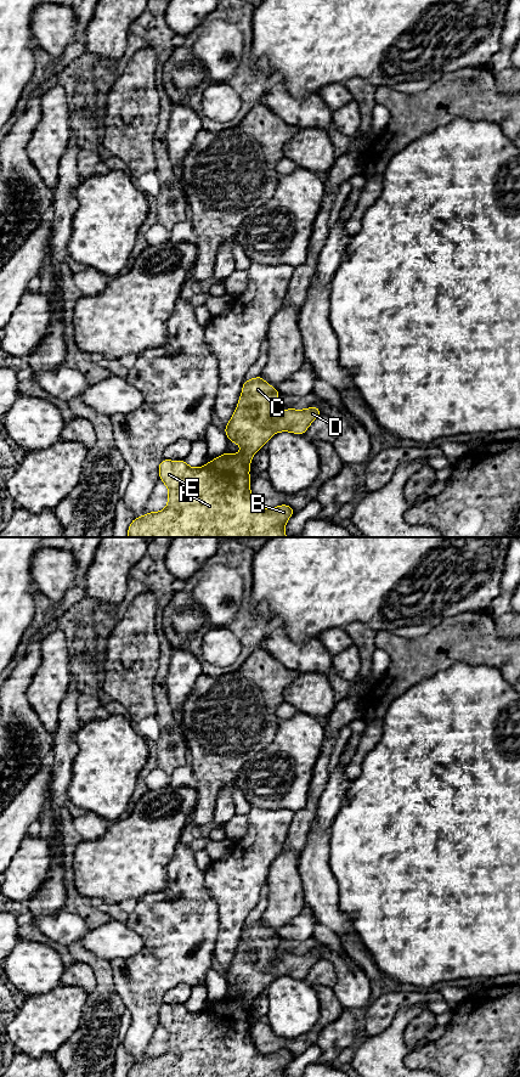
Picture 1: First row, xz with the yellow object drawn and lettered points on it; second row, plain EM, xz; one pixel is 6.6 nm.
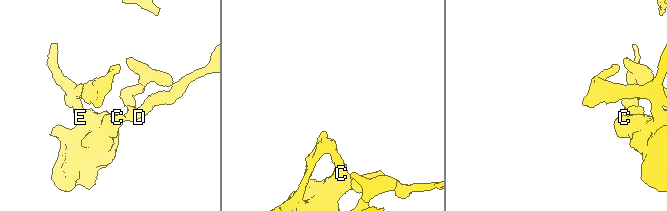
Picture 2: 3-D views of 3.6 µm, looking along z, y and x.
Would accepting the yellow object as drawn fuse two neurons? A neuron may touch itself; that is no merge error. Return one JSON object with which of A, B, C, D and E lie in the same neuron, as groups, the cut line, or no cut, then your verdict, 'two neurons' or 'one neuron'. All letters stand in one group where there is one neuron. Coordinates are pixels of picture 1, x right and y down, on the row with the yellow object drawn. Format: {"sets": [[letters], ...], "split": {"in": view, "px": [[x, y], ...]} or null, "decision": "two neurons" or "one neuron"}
{"sets": [["A", "B", "C", "D", "E"]], "split": null, "decision": "one neuron"}

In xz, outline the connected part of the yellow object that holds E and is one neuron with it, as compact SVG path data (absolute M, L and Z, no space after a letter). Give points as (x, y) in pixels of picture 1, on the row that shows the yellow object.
M261 376L244 380L237 408L224 428L230 442L237 442L242 451L237 455L226 451L200 468L191 468L185 459L163 458L158 472L169 490L168 506L162 512L149 512L132 519L128 537L287 537L284 528L295 509L288 504L262 509L254 502L248 475L250 461L275 433L304 435L322 412L317 406L278 412L278 397L278 390Z

